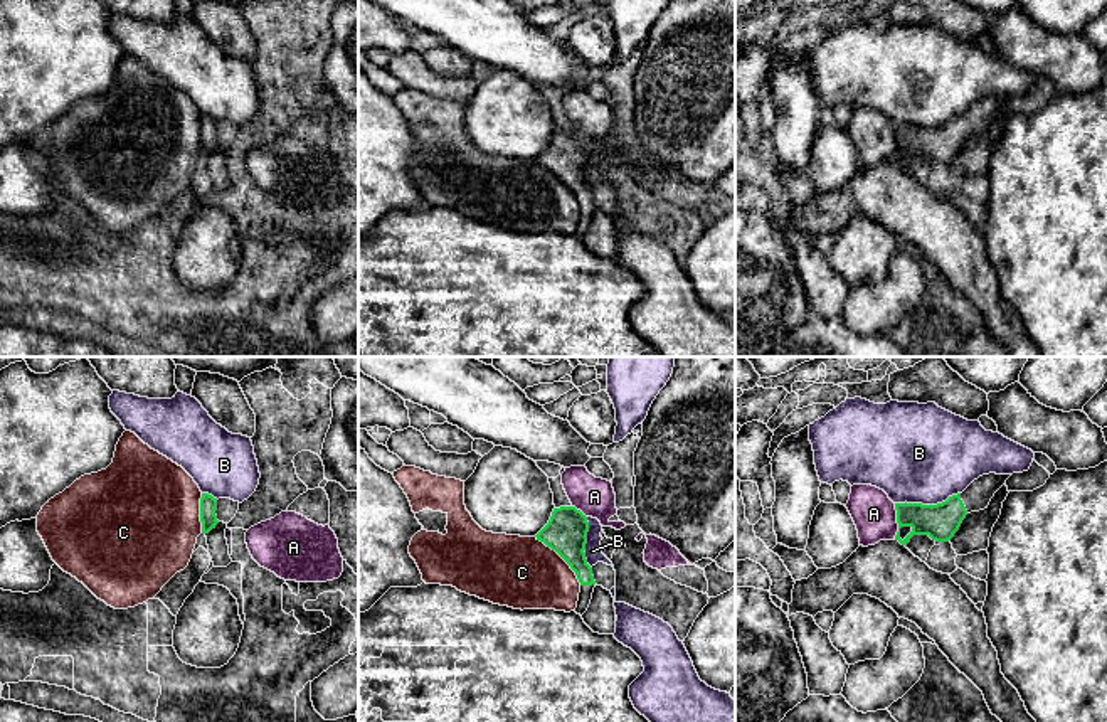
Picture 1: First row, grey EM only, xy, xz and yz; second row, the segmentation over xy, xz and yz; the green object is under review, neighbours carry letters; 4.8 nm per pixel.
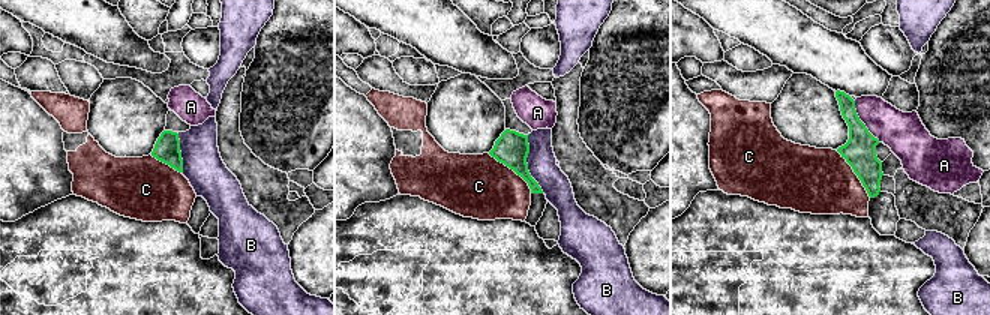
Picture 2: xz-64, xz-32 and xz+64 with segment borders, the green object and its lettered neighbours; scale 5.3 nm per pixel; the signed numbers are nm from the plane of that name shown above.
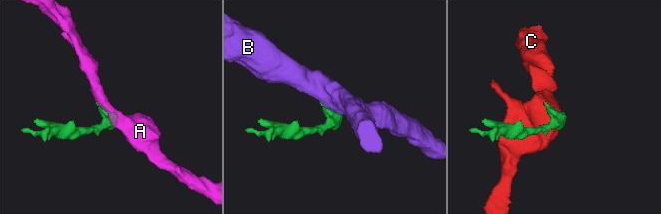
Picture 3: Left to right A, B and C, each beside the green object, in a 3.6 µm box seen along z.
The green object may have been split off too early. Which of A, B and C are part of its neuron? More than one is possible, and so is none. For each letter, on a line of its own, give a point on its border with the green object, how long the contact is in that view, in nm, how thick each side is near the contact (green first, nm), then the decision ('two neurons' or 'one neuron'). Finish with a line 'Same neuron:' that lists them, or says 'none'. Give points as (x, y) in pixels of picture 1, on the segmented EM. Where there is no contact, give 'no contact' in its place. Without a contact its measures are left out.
A: yz (897, 522) | 180 nm | 170/200 nm | two neurons
B: yz (927, 505) | 320 nm | 170/480 nm | two neurons
C: xz (562, 557) | 320 nm | 200/340 nm | two neurons
Same neuron: none

